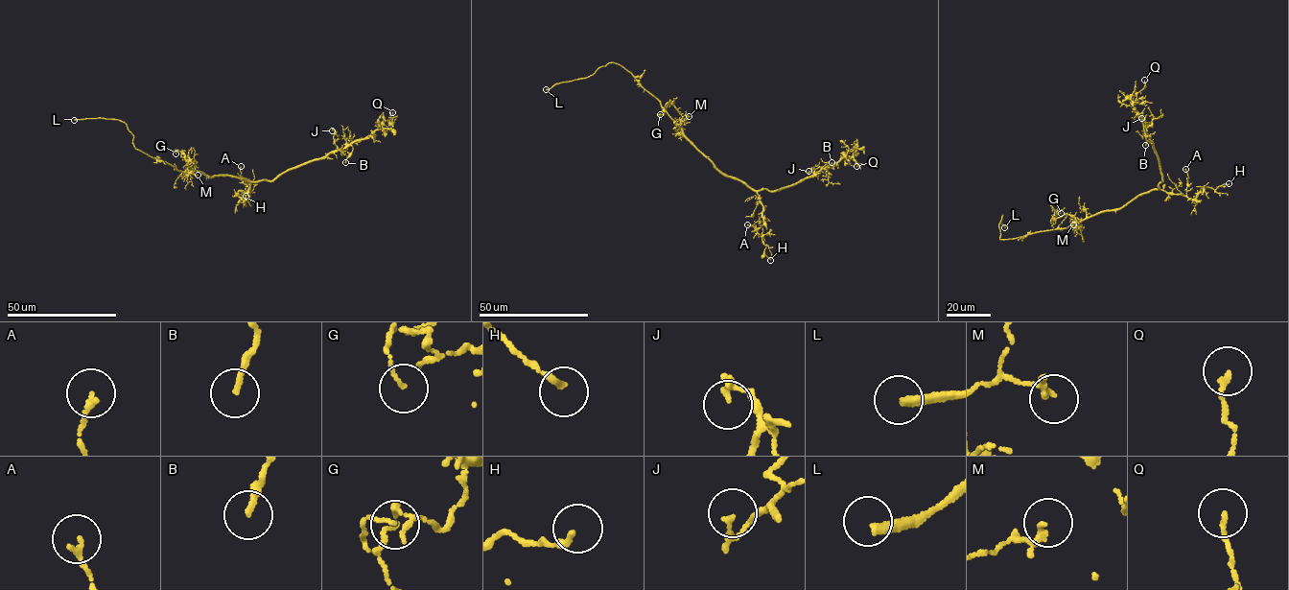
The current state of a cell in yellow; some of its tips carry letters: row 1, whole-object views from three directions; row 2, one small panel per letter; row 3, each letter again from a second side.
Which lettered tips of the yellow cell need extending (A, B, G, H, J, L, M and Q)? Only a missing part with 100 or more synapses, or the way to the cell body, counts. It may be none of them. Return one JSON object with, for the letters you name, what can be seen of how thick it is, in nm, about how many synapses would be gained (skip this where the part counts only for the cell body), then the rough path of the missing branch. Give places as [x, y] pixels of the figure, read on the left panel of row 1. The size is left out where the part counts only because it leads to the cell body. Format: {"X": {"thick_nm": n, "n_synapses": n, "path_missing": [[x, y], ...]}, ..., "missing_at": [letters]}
{"L": {"thick_nm": 300, "path_missing": [[74, 120], [60, 123], [45, 132], [35, 129]]}, "missing_at": ["L"]}

